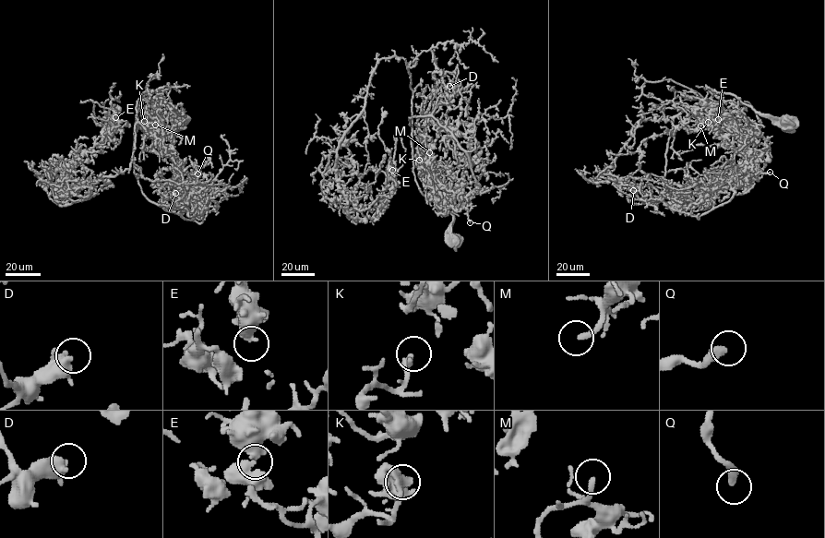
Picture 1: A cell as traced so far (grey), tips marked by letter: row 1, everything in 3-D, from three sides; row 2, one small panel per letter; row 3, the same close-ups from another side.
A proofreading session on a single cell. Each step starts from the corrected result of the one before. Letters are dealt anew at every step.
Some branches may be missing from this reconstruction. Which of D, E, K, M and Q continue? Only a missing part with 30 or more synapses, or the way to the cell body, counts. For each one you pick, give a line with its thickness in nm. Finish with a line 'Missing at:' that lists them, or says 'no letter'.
K: 320 nm
M: 200 nm
Missing at: K, M

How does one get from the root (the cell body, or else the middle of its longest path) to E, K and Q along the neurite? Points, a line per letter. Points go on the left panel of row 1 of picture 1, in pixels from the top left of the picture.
E: (182, 121), (149, 90), (137, 101), (130, 168), (60, 206), (54, 188), (115, 131), (113, 107), (115, 117)
K: (182, 121), (156, 90), (141, 96), (152, 76), (159, 78), (147, 83), (144, 121)
Q: (182, 121), (156, 90), (137, 101), (134, 173), (149, 200), (187, 220), (208, 199), (193, 181), (197, 173)

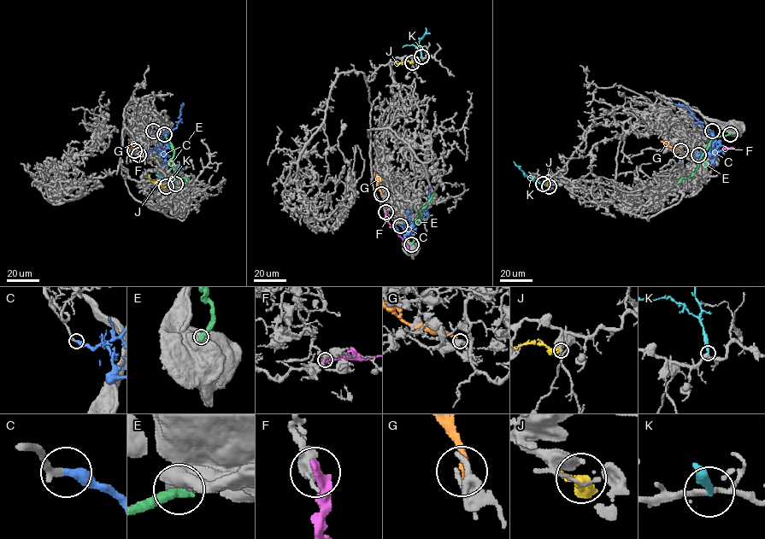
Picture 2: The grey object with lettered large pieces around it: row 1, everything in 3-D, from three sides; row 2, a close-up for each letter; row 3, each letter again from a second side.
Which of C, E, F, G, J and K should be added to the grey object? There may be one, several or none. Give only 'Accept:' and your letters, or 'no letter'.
Accept: C

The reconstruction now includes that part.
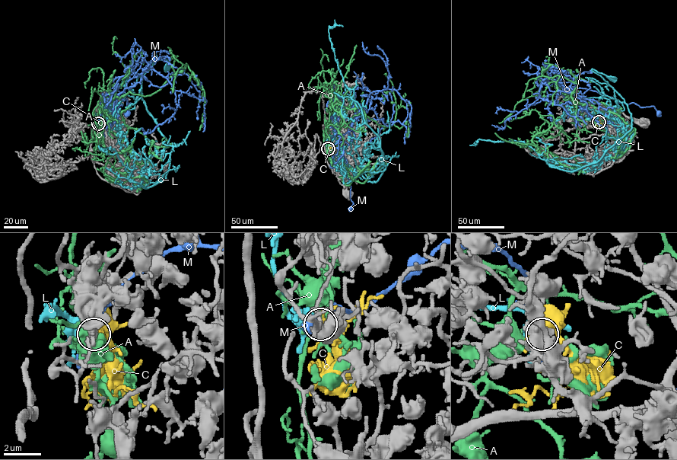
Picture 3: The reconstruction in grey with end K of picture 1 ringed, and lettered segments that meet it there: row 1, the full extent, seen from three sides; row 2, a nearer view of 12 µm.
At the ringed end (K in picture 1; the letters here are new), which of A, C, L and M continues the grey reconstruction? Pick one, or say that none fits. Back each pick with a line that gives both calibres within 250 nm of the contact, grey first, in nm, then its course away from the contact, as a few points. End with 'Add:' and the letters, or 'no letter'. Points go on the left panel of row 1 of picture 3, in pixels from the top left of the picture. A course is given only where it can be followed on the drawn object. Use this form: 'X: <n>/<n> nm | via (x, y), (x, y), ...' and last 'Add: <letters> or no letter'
C: 360/480 nm
Add: C

